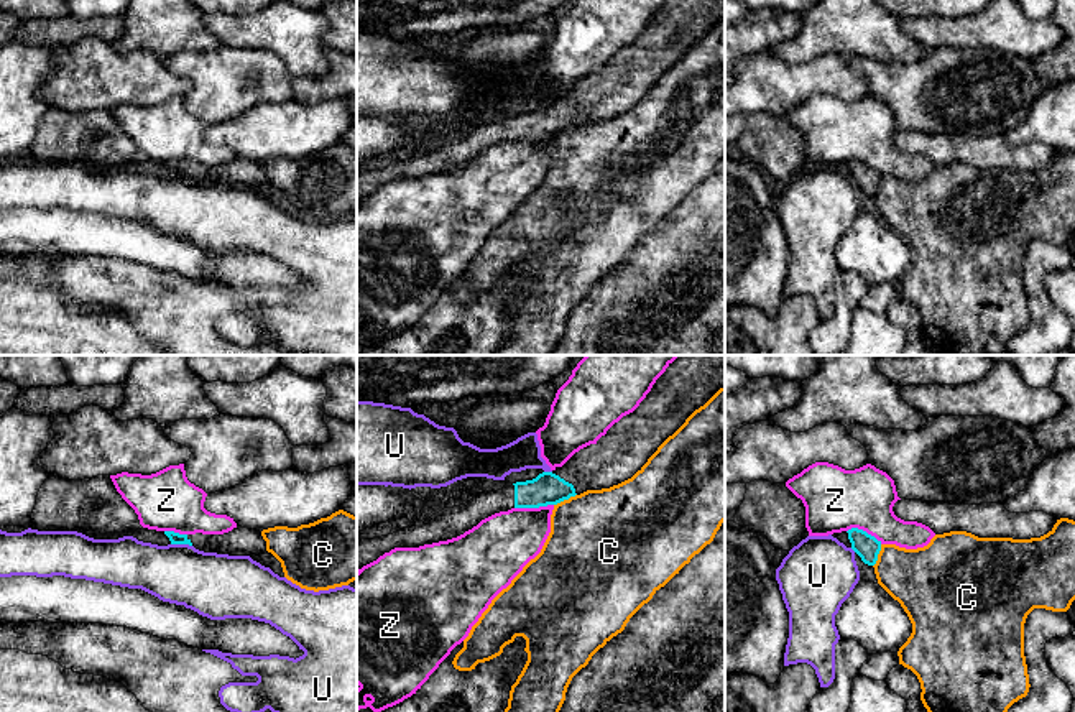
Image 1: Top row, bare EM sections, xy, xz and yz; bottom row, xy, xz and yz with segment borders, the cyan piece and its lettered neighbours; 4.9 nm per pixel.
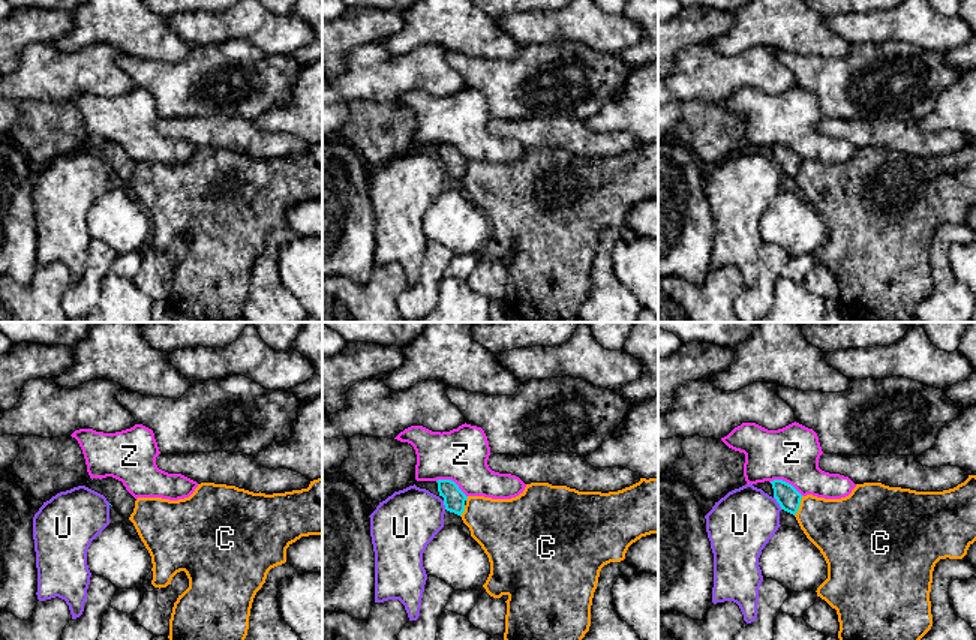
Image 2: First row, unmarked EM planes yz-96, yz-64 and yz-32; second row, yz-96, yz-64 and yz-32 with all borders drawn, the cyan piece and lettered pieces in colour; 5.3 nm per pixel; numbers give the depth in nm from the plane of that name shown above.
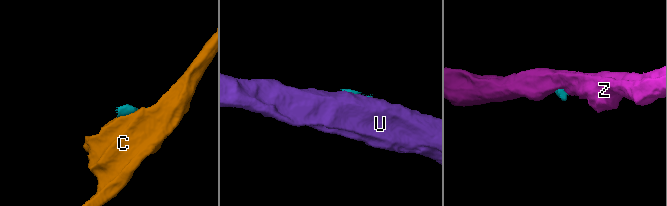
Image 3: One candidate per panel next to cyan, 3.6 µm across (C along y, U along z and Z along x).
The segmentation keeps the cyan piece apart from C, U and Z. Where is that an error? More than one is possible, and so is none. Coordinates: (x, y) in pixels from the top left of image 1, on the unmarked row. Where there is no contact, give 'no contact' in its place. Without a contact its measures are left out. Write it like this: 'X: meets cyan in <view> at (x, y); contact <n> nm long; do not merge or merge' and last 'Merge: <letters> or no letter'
C: meets cyan in xz at (564, 130); contact 130 nm long; do not merge
U: meets cyan in xy at (181, 175); contact 110 nm long; do not merge
Z: meets cyan in xz at (533, 138); contact 190 nm long; do not merge
Merge: no letter

